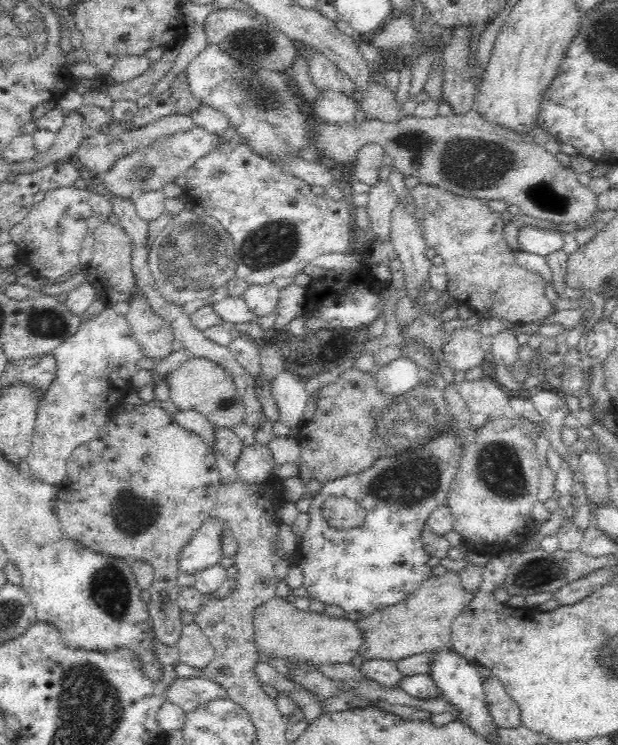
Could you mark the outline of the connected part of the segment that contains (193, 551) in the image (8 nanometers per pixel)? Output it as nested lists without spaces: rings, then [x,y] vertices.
[[[212,518],[206,521],[192,536],[192,540],[182,548],[181,555],[178,557],[178,568],[182,572],[195,574],[218,564],[223,558],[222,554],[222,535],[221,532],[226,529],[219,518]]]

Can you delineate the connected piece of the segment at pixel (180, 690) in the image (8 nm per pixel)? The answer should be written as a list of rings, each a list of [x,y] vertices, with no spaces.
[[[204,676],[178,677],[166,687],[164,694],[168,704],[178,706],[186,713],[210,700],[227,697],[225,688]]]

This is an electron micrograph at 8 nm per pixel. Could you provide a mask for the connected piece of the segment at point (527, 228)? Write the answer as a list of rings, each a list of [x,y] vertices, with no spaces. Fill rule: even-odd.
[[[525,221],[520,223],[517,240],[520,250],[549,256],[552,252],[557,252],[563,248],[564,239],[562,232],[550,229],[546,224]]]

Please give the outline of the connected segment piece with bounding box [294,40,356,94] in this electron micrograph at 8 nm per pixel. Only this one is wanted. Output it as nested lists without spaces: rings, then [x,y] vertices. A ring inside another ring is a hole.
[[[294,41],[298,57],[308,61],[309,76],[314,86],[319,90],[337,90],[346,94],[353,94],[356,90],[351,78],[334,65],[326,56],[318,52],[313,46]]]

